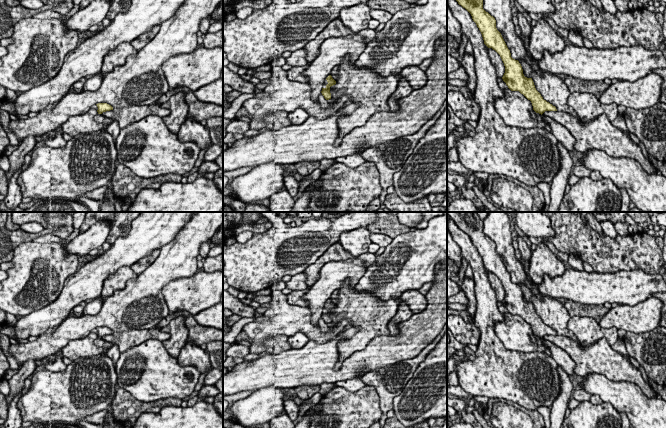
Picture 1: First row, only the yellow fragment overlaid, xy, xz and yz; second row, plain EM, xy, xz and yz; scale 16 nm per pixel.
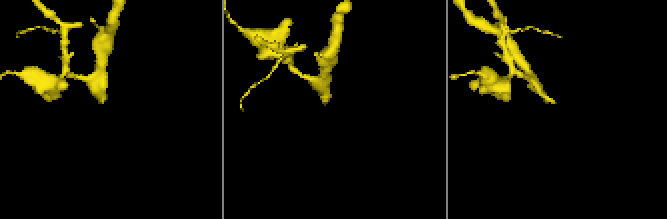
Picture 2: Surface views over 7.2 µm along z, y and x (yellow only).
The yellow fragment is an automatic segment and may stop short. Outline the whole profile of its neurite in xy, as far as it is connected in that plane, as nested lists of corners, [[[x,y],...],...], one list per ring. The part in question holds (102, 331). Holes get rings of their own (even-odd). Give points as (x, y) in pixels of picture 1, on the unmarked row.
[[[98,327],[96,328],[98,331],[97,338],[94,343],[96,346],[101,347],[103,349],[103,355],[106,355],[107,351],[112,347],[112,343],[104,341],[102,339],[103,336],[113,334],[113,331],[107,327]]]

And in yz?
[[[447,212],[454,223],[465,232],[472,240],[479,252],[484,268],[495,274],[501,281],[505,297],[502,301],[511,315],[519,315],[531,325],[533,334],[543,338],[545,335],[557,335],[556,331],[543,323],[536,314],[532,302],[523,298],[523,293],[518,284],[511,281],[501,257],[496,252],[496,244],[483,233],[483,220],[476,212]]]

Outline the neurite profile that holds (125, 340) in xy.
[[[153,327],[150,329],[142,329],[142,330],[129,330],[125,332],[113,332],[110,335],[103,336],[102,339],[104,341],[110,342],[112,344],[116,344],[119,347],[120,353],[142,344],[143,342],[156,339],[161,342],[164,342],[170,338],[169,333],[165,333],[161,331],[160,327]]]

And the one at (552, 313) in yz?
[[[532,295],[531,299],[536,314],[544,324],[555,330],[557,335],[570,338],[574,336],[574,333],[567,329],[571,317],[558,300],[545,295],[542,300],[535,295]]]

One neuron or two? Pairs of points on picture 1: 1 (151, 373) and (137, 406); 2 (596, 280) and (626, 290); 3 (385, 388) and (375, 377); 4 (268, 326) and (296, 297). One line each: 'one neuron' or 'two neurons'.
1: two neurons
2: one neuron
3: one neuron
4: two neurons

